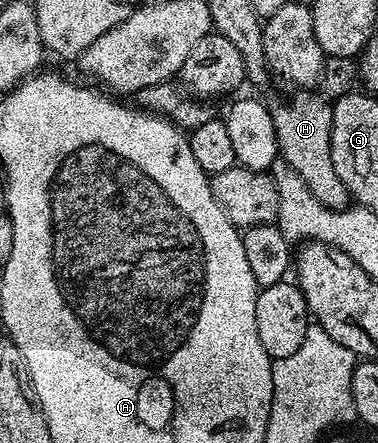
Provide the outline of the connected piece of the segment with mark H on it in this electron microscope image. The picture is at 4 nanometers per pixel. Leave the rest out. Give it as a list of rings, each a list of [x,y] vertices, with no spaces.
[[[300,90],[287,104],[273,105],[270,108],[272,122],[275,126],[275,138],[278,140],[278,156],[296,170],[296,174],[304,180],[308,190],[324,206],[329,208],[345,208],[351,203],[350,192],[340,182],[336,174],[336,166],[332,166],[330,153],[330,135],[332,134],[332,104],[328,99],[317,96],[317,91]]]

